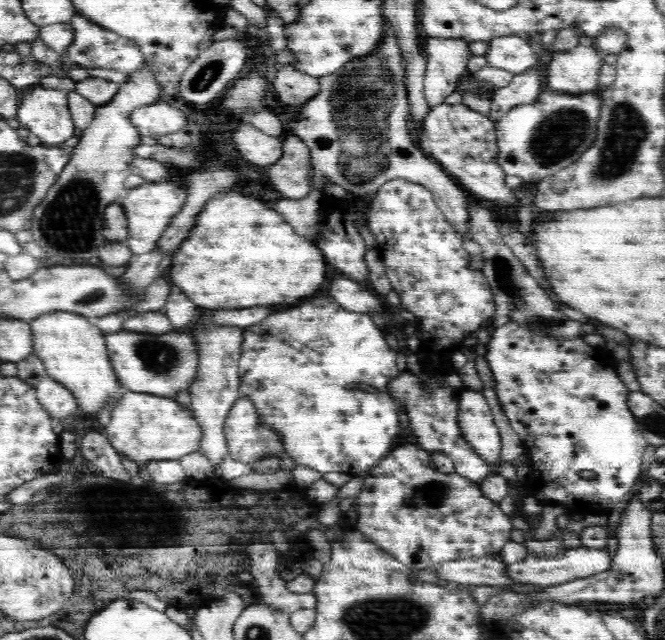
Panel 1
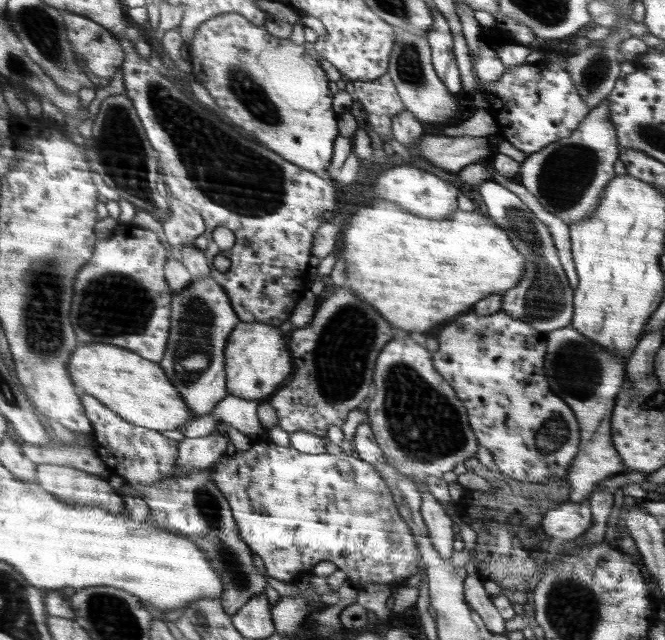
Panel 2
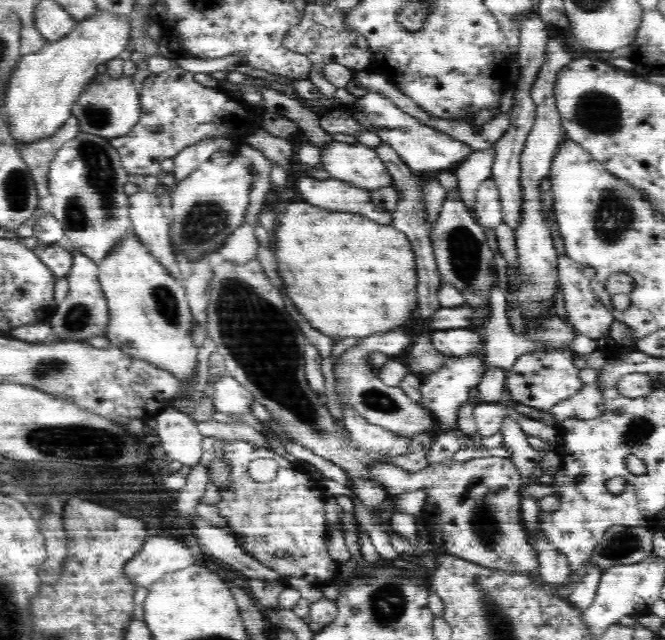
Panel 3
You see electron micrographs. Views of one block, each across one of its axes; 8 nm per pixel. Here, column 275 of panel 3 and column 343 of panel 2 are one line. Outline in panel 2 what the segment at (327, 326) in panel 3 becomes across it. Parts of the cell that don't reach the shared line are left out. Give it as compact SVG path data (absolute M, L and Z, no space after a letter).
M379 202L375 206L357 208L347 224L343 254L347 258L351 288L363 300L379 308L393 326L407 332L425 332L443 320L467 312L489 294L503 294L519 282L525 270L525 260L513 248L507 234L495 226L497 222L493 222L489 214L481 214L479 210L457 210L449 220L429 220L407 212L399 204Z

